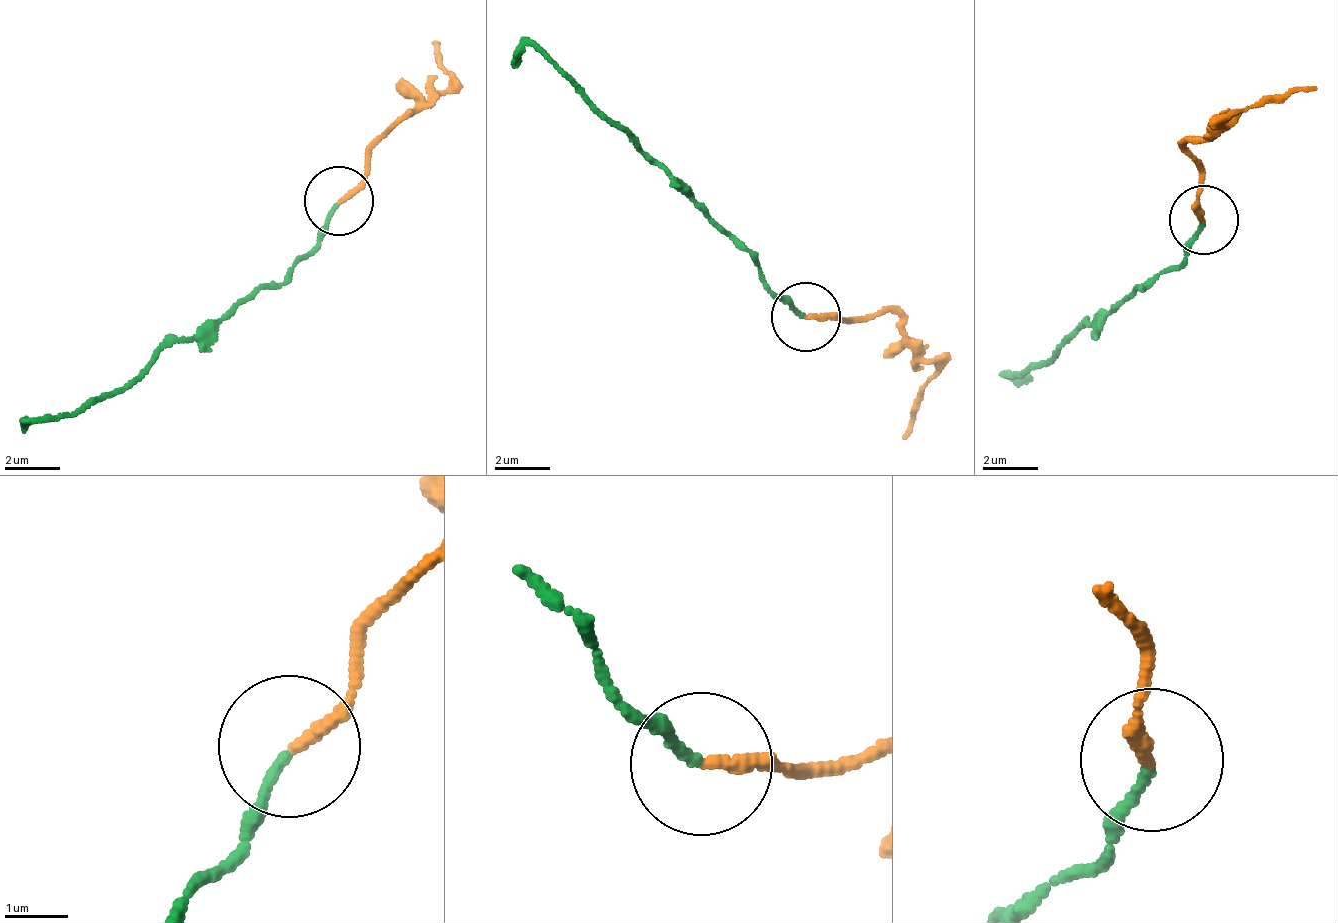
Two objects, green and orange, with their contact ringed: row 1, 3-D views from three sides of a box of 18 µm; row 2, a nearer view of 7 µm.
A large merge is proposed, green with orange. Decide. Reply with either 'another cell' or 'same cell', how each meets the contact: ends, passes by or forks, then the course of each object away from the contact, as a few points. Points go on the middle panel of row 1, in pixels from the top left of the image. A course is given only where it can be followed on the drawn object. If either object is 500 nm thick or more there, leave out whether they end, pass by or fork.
same cell | green ends | orange ends | green via (802, 316), (766, 286), (755, 254), (639, 136), (603, 110), (531, 41), (514, 70) | orange via (804, 315), (899, 321), (906, 348), (934, 373), (904, 436)

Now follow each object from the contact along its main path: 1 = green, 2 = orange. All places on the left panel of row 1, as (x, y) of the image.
1: (336, 206), (305, 257), (287, 274), (154, 361), (119, 390), (31, 416), (27, 426)
2: (336, 199), (406, 111), (421, 108), (450, 78), (434, 41)

